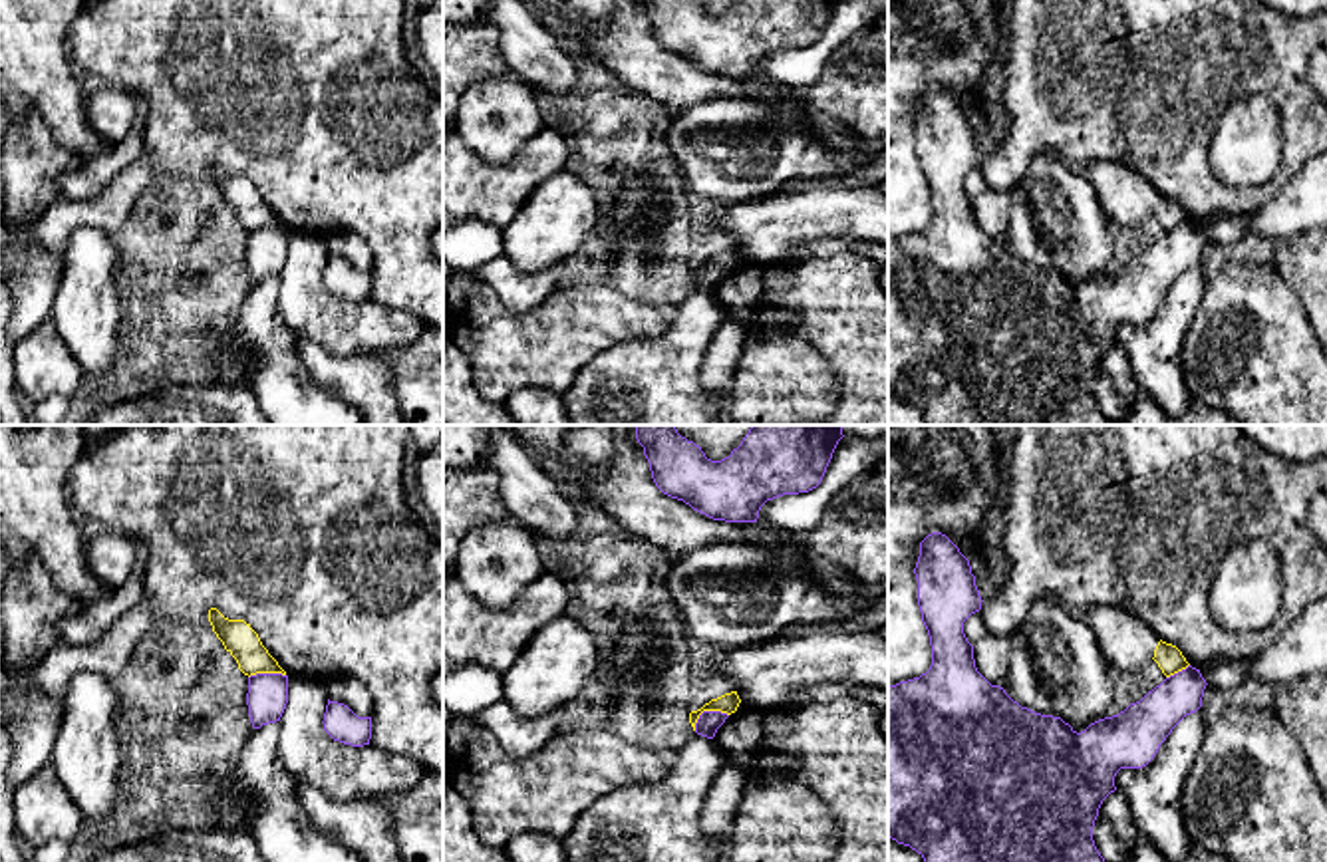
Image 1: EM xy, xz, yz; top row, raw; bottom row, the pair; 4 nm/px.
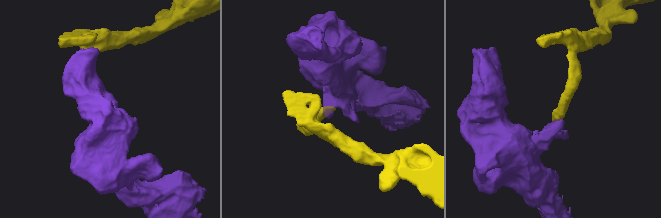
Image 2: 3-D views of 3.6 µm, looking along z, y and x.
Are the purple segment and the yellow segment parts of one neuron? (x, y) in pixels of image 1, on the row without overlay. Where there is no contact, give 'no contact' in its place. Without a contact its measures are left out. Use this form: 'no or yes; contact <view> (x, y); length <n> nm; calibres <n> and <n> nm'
no; contact xz (706, 267); length 160 nm; calibres 90 and 80 nm

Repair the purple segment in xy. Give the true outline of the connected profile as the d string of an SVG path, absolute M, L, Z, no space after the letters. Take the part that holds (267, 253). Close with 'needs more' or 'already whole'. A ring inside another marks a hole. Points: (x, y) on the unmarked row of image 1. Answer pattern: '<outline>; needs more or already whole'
M256 228L248 232L246 260L254 284L280 276L288 258L288 230Z; already whole

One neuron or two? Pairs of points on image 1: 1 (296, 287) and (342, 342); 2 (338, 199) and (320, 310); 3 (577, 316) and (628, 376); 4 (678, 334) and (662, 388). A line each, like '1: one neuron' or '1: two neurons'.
1: one neuron
2: two neurons
3: two neurons
4: one neuron

